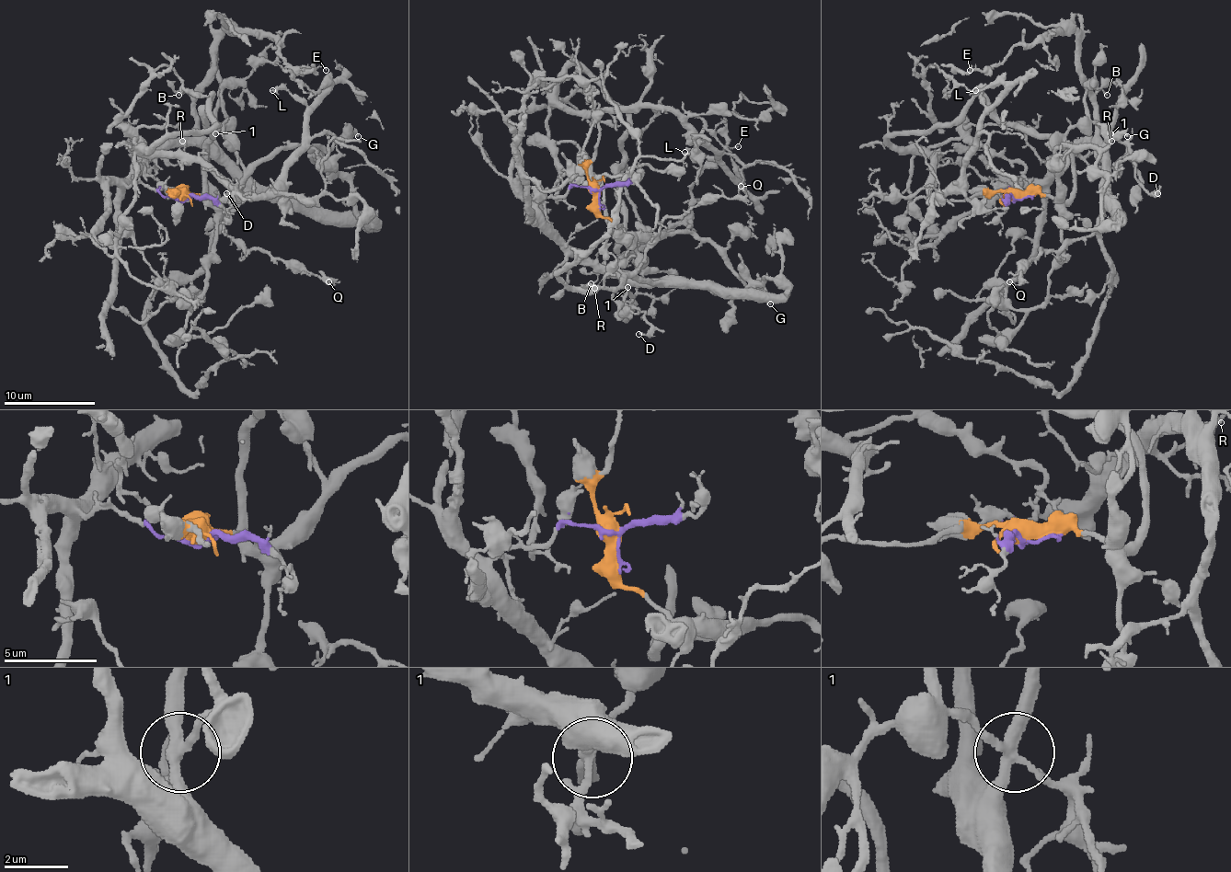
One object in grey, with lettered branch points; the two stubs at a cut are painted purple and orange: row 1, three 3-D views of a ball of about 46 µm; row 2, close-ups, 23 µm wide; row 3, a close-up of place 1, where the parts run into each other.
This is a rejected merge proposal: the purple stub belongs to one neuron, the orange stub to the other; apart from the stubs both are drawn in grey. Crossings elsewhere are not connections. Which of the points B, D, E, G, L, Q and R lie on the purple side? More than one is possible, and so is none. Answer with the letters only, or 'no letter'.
B, E, Q, R

